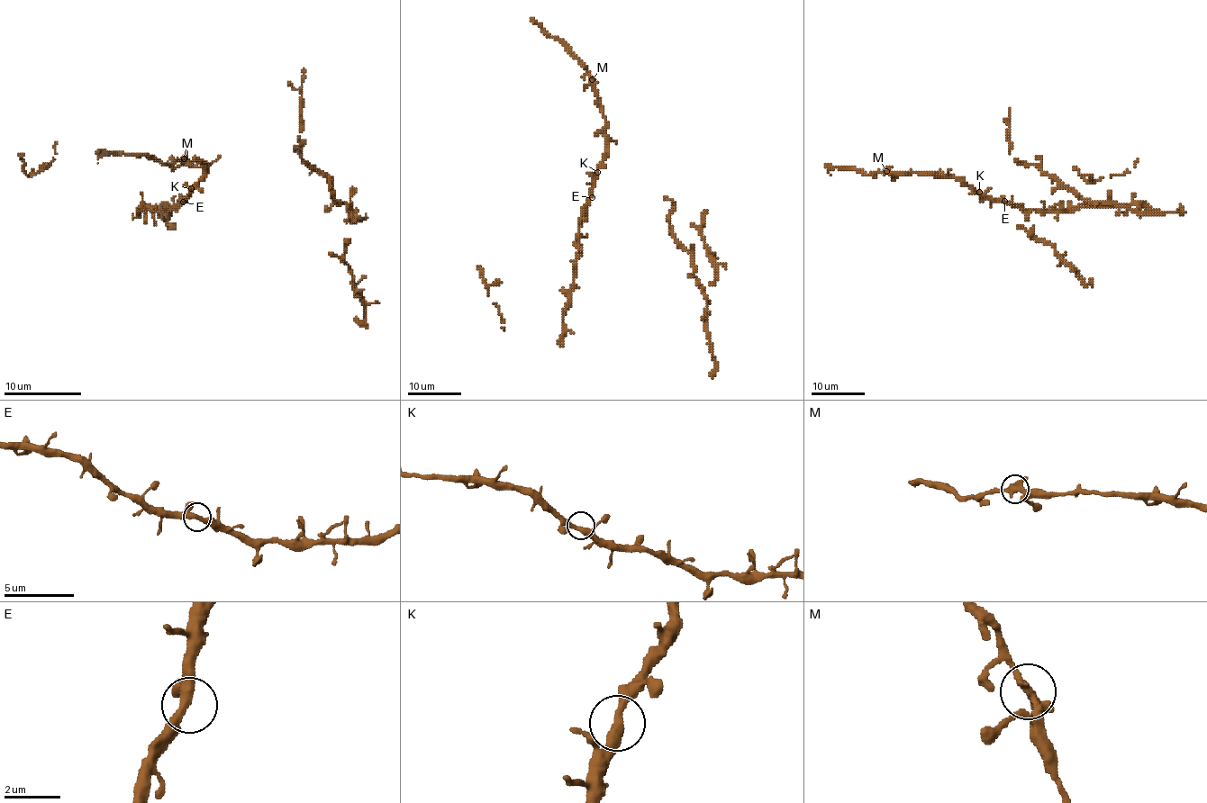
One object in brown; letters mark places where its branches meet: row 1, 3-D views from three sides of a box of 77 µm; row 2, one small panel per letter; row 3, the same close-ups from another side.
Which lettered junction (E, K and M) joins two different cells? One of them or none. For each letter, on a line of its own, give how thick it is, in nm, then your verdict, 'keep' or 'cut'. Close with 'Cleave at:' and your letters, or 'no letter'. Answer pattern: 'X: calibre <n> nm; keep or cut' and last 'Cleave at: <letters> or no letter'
E: calibre 280 nm; keep
K: calibre 280 nm; keep
M: calibre 280 nm; keep
Cleave at: no letter

